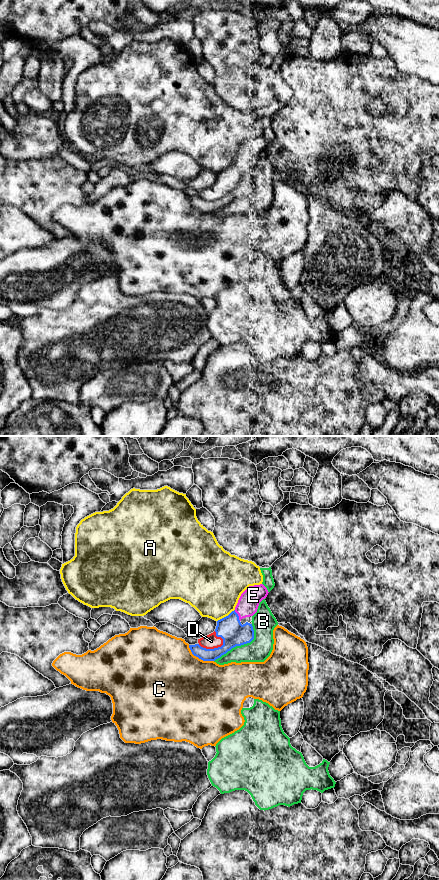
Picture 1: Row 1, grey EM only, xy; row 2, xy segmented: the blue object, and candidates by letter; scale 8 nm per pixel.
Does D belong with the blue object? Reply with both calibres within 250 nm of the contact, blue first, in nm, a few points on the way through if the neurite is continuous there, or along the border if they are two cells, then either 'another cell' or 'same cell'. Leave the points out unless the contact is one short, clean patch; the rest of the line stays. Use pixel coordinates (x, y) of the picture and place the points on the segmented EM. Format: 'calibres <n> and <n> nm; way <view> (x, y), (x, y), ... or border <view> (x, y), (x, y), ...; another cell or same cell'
calibres 200 and 120 nm; same cell

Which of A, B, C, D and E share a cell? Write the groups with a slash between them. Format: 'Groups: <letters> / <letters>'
Groups: A / B / C / D / E

